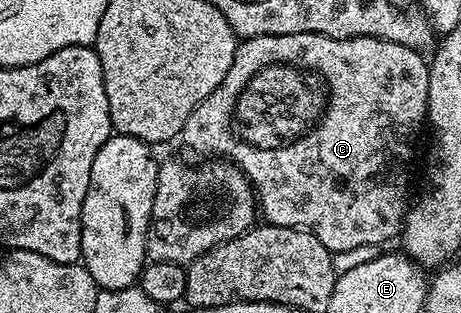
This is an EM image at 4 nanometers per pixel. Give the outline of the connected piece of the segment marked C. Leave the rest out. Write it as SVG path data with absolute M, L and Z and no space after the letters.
M294 33L293 35L259 35L253 39L244 39L236 48L236 56L230 65L230 73L226 73L226 77L222 81L222 85L218 85L218 89L214 89L214 93L210 93L210 97L203 99L196 106L194 113L190 113L190 117L186 121L182 132L182 139L185 139L194 150L200 155L225 155L229 159L229 164L235 165L239 170L243 171L245 178L252 186L252 190L258 200L258 211L262 216L265 224L274 227L298 227L318 237L318 241L322 241L322 245L326 245L328 251L341 251L342 249L354 249L357 245L384 245L387 239L395 240L402 230L404 216L410 206L410 199L404 194L408 191L408 167L404 164L404 158L412 151L412 142L416 139L416 134L420 131L419 119L422 119L422 104L426 99L426 88L428 86L428 69L429 64L425 56L421 52L416 51L413 47L406 45L398 45L394 41L386 41L378 37L354 37L353 39L331 39L329 35L315 35L314 33Z

